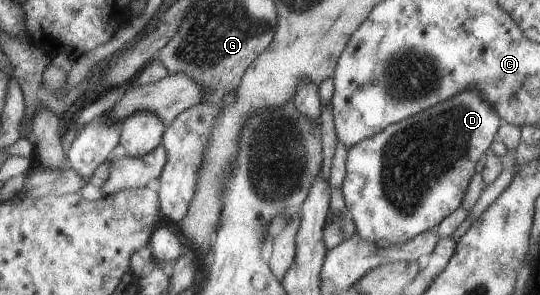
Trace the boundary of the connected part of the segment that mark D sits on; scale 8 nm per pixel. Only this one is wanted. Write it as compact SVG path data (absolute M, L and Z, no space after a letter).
M473 88L460 91L452 98L421 110L350 147L346 176L340 188L356 232L368 242L389 241L389 245L397 245L417 234L434 230L447 215L461 208L464 193L476 172L475 163L487 153L502 124L503 119L490 106L488 99Z

